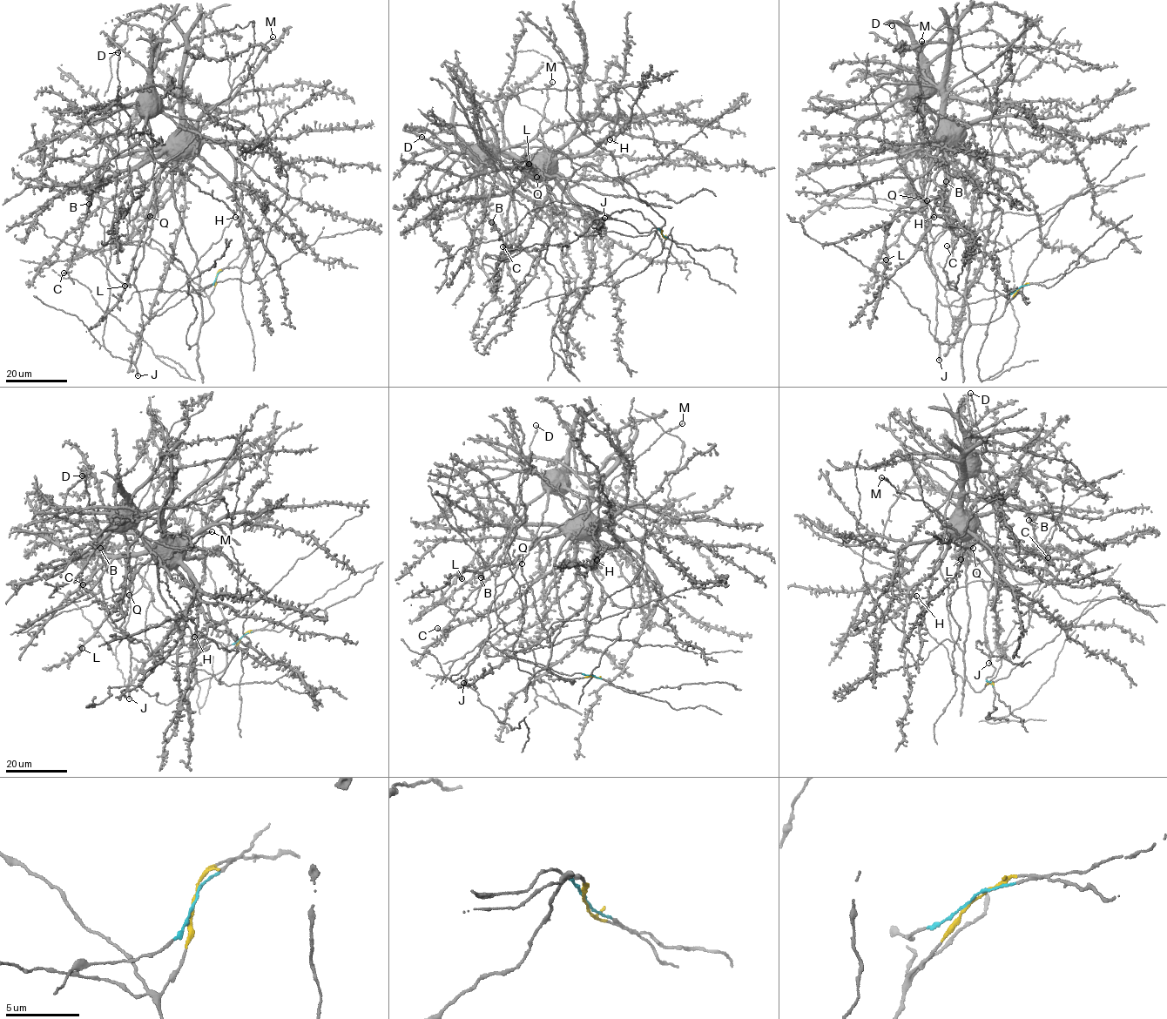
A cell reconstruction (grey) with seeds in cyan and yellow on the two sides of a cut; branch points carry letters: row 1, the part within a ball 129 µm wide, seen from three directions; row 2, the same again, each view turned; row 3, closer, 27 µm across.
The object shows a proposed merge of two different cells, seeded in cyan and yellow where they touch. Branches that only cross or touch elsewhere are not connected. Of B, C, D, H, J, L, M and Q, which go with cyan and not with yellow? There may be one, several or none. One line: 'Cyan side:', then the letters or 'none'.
Cyan side: B, C, D, J, M

